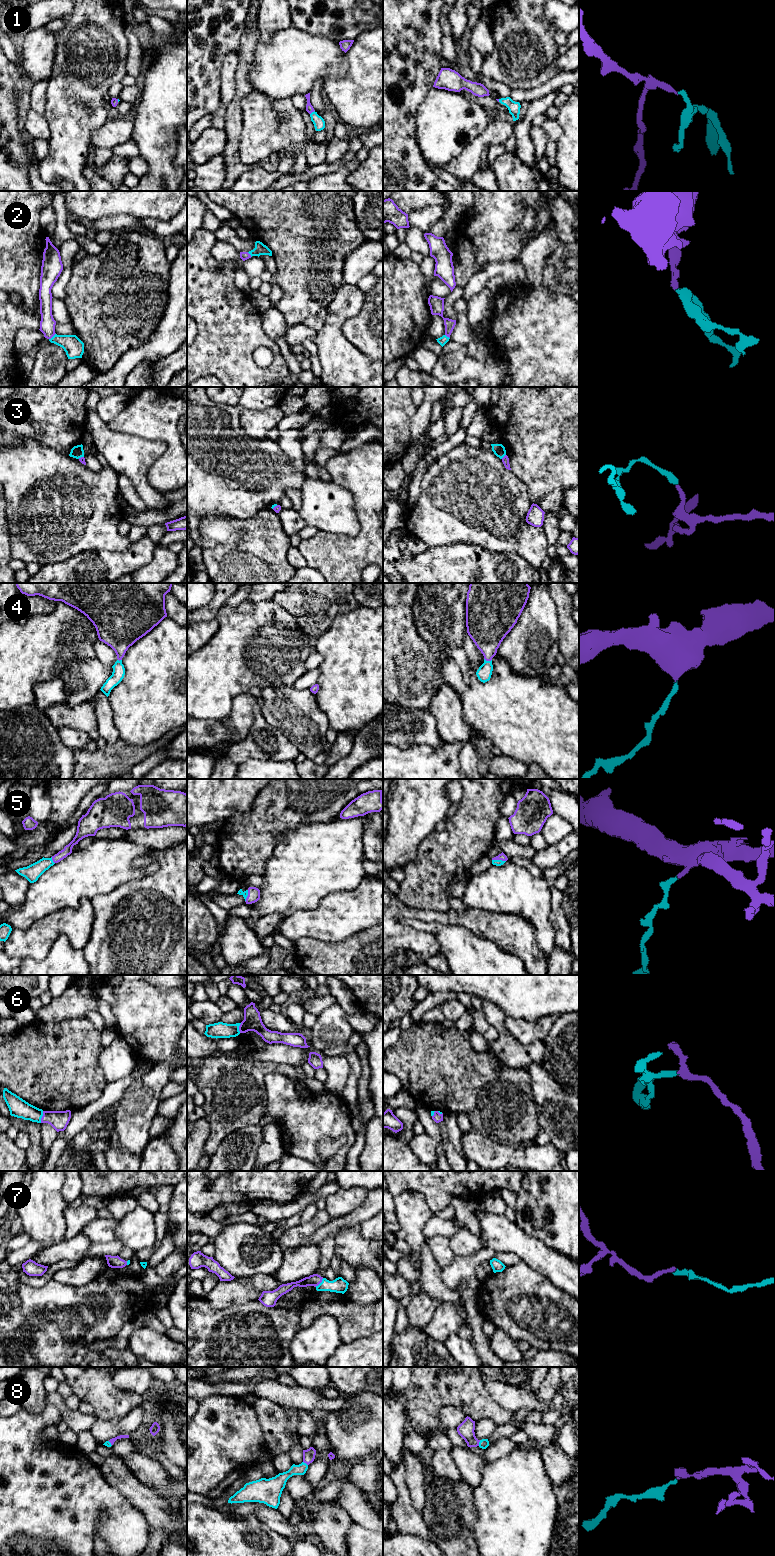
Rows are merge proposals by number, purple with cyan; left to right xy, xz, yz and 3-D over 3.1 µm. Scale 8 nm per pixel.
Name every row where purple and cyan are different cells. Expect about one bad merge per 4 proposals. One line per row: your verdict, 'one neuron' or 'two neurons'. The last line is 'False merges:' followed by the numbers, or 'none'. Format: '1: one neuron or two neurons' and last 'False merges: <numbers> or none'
1: one neuron
2: one neuron
3: one neuron
4: one neuron
5: one neuron
6: one neuron
7: one neuron
8: one neuron
False merges: none

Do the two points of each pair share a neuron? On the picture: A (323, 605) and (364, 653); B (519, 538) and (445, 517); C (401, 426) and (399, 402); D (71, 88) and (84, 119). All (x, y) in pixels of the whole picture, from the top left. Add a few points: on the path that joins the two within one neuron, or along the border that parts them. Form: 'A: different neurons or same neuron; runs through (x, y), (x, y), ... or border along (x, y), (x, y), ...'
A: different neurons; border along (355, 608), (340, 613), (332, 624), (319, 636)
B: same neuron; runs through (501, 526), (492, 517), (463, 517)
C: same neuron; runs through (399, 420), (399, 408)
D: same neuron; runs through (75, 96), (77, 111)

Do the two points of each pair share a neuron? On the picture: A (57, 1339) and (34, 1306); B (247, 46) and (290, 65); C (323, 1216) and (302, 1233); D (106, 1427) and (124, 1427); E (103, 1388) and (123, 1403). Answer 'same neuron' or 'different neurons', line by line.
A: same neuron
B: different neurons
C: same neuron
D: same neuron
E: same neuron

